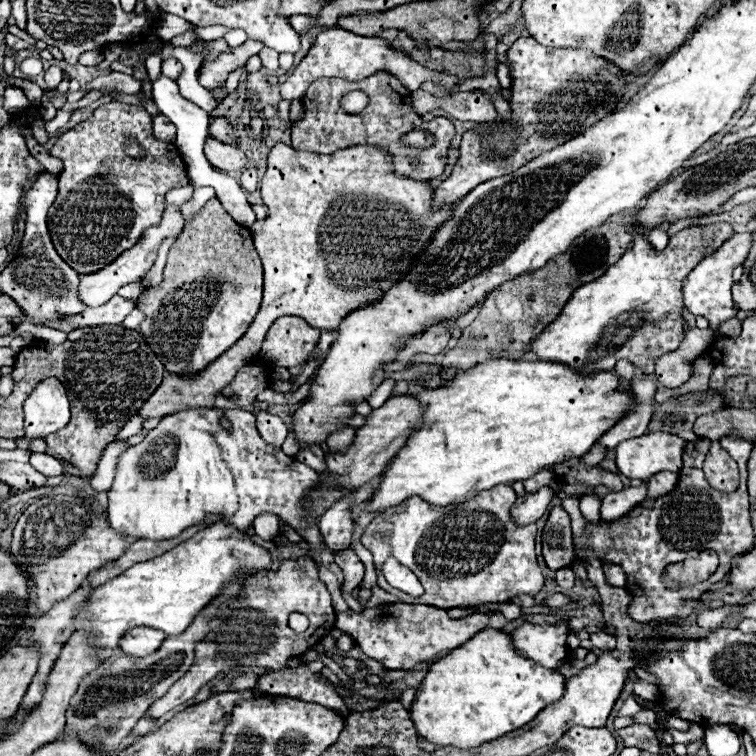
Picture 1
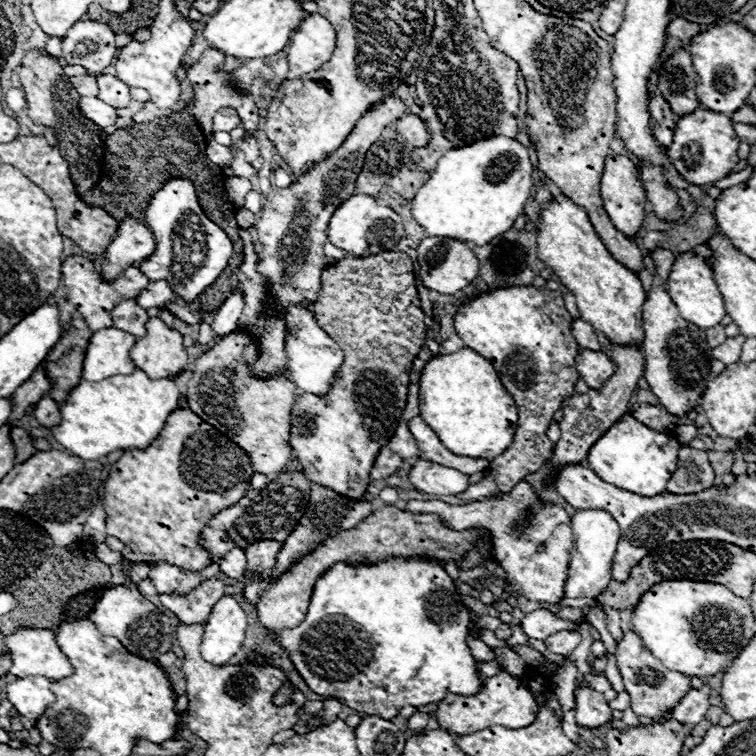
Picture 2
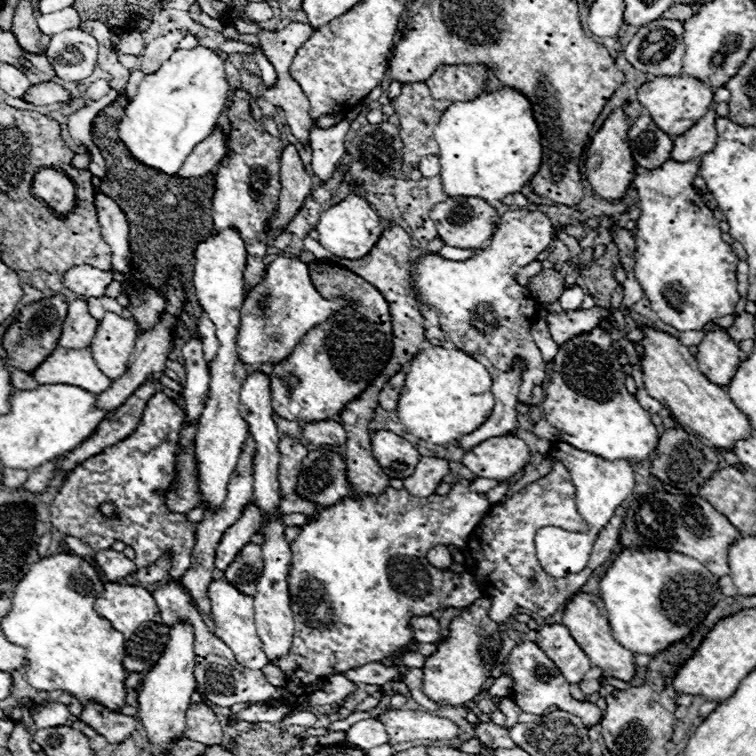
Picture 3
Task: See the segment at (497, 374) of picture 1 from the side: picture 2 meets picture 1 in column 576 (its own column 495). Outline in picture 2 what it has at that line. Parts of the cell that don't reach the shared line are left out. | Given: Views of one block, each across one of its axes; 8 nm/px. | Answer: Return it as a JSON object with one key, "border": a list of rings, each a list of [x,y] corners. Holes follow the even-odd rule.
{"border":[[[462,348],[454,354],[434,356],[432,360],[426,362],[424,372],[420,376],[420,416],[436,432],[440,442],[450,452],[458,456],[472,456],[486,460],[494,460],[514,442],[514,432],[518,426],[516,404],[508,394],[508,390],[502,386],[494,366],[484,356],[480,356],[470,348]]]}

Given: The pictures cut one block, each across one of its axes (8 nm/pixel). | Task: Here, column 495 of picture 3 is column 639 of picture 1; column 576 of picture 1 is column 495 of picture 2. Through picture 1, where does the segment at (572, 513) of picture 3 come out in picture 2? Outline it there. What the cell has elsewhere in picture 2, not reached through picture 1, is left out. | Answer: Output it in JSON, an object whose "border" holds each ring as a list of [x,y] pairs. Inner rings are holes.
{"border":[[[522,480],[508,494],[500,494],[492,500],[470,502],[464,506],[450,506],[440,500],[410,500],[406,512],[416,514],[436,514],[452,530],[464,530],[470,526],[484,526],[492,532],[494,560],[506,570],[512,586],[520,590],[528,600],[556,604],[564,598],[564,582],[568,574],[570,550],[572,550],[572,528],[570,516],[564,508],[538,498],[534,488]],[[526,522],[528,526],[518,528]],[[538,544],[546,544],[546,552],[536,552]]]}

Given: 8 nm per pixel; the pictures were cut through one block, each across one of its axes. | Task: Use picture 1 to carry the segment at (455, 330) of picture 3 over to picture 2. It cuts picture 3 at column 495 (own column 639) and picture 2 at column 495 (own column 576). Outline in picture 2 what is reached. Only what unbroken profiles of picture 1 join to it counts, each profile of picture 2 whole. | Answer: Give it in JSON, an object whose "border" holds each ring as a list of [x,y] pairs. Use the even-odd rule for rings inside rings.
{"border":[[[536,286],[496,288],[466,300],[454,314],[456,334],[468,348],[490,360],[518,406],[514,444],[488,466],[502,494],[536,472],[552,454],[554,442],[548,440],[546,430],[554,412],[562,410],[562,400],[574,394],[574,384],[580,378],[574,368],[580,346],[572,336],[570,322],[572,316],[564,306],[562,292]]]}

